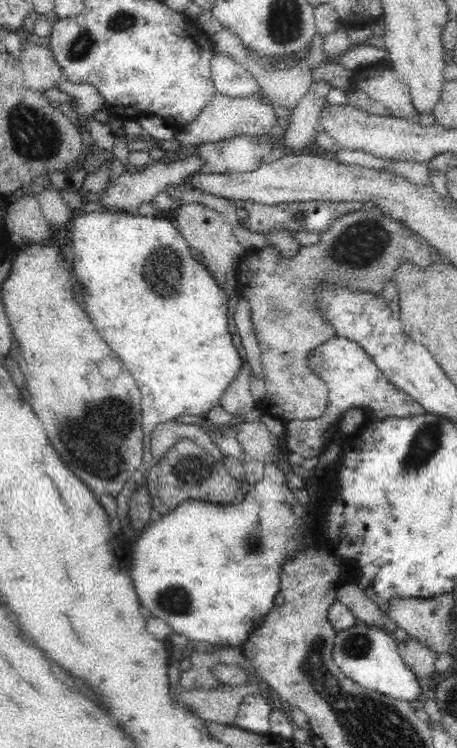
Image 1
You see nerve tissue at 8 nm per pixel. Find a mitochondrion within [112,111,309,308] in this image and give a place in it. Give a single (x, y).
(163, 272)

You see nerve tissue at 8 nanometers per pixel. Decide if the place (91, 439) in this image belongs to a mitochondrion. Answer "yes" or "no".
yes

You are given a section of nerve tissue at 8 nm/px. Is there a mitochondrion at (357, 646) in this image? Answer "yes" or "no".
yes

